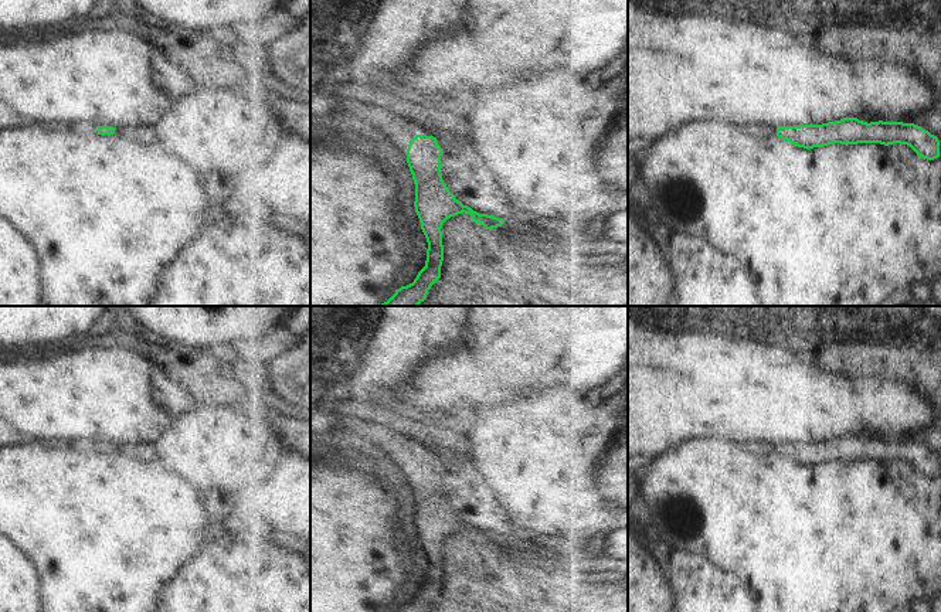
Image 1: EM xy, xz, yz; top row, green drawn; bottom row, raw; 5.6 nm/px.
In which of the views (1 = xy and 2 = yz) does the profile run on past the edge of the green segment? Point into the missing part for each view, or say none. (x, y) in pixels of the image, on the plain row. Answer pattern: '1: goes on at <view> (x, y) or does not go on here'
1: goes on at xy (84, 445)
2: does not go on here

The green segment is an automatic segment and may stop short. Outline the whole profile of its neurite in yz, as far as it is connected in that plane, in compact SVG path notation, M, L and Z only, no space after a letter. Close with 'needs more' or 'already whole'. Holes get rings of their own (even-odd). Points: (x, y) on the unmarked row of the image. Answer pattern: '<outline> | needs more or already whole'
M843 435L822 442L779 443L777 453L804 466L833 460L880 460L884 463L900 460L910 463L923 476L940 475L938 455L914 441L883 438L867 441L857 435Z | already whole

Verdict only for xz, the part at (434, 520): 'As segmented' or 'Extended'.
Extended

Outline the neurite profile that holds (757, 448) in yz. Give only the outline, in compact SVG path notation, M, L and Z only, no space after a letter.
M745 442L745 448L754 455L772 455L777 453L777 446L771 442Z

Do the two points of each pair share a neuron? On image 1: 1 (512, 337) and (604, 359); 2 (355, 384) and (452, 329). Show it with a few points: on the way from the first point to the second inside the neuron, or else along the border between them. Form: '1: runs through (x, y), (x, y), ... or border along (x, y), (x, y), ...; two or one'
1: runs through (534, 337), (581, 337); one
2: runs through (379, 363), (413, 329), (428, 329); one

